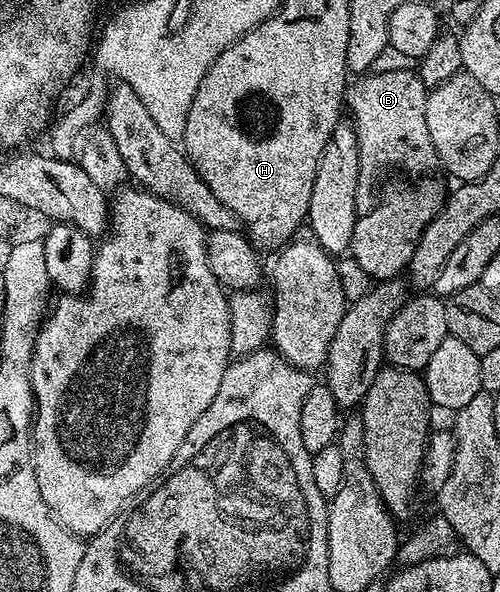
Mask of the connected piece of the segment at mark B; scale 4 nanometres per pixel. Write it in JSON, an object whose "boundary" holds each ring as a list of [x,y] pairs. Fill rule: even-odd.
{"boundary":[[[373,70],[364,73],[360,79],[351,84],[346,91],[346,111],[350,116],[352,128],[358,137],[358,153],[360,154],[360,180],[358,181],[358,197],[356,198],[357,212],[367,213],[372,210],[378,199],[378,188],[381,186],[380,178],[387,171],[409,171],[412,177],[420,177],[433,166],[437,166],[438,160],[434,153],[434,141],[430,141],[430,129],[426,129],[426,101],[429,88],[420,80],[419,74],[412,71],[380,71]]]}

